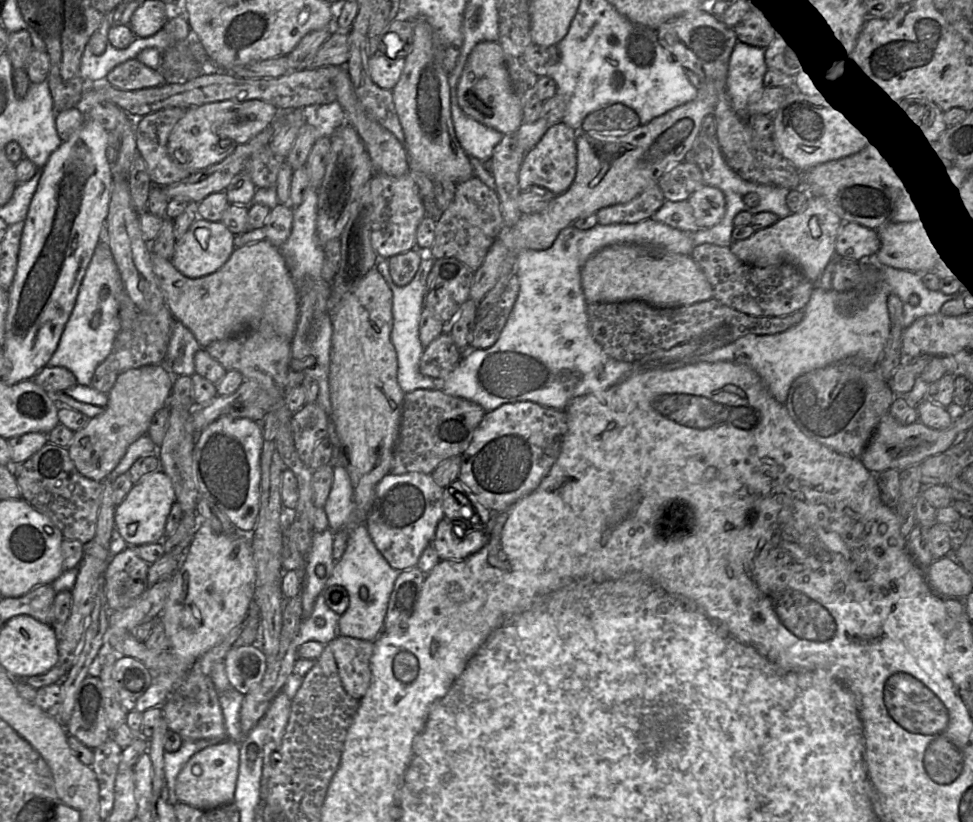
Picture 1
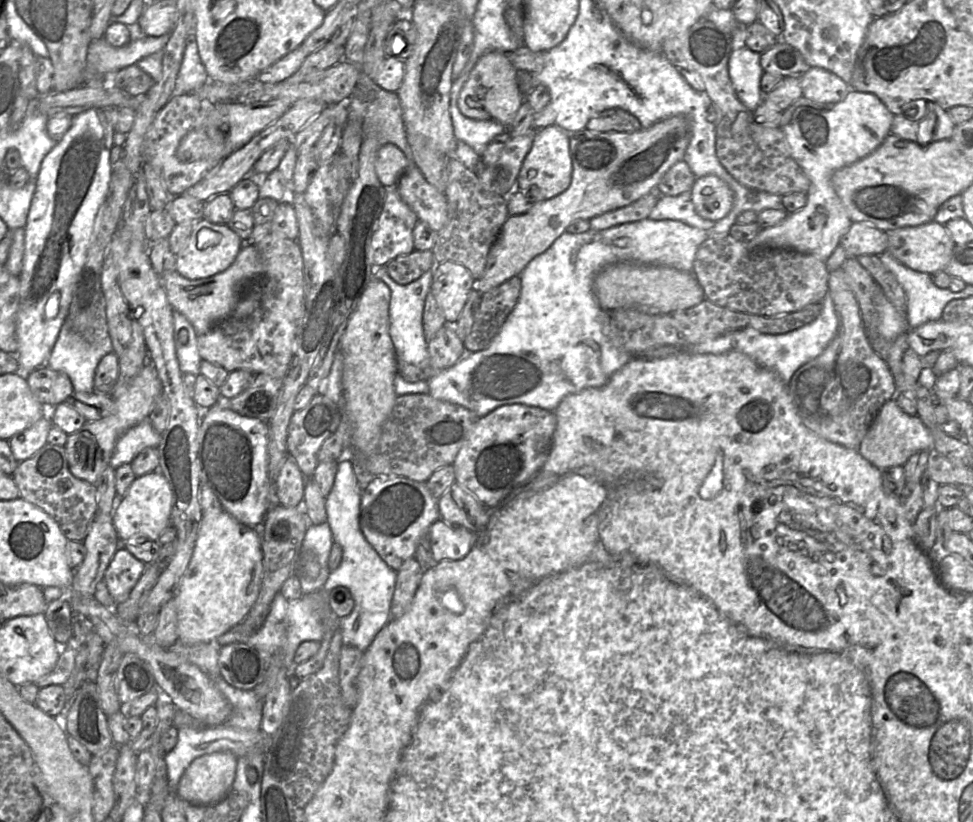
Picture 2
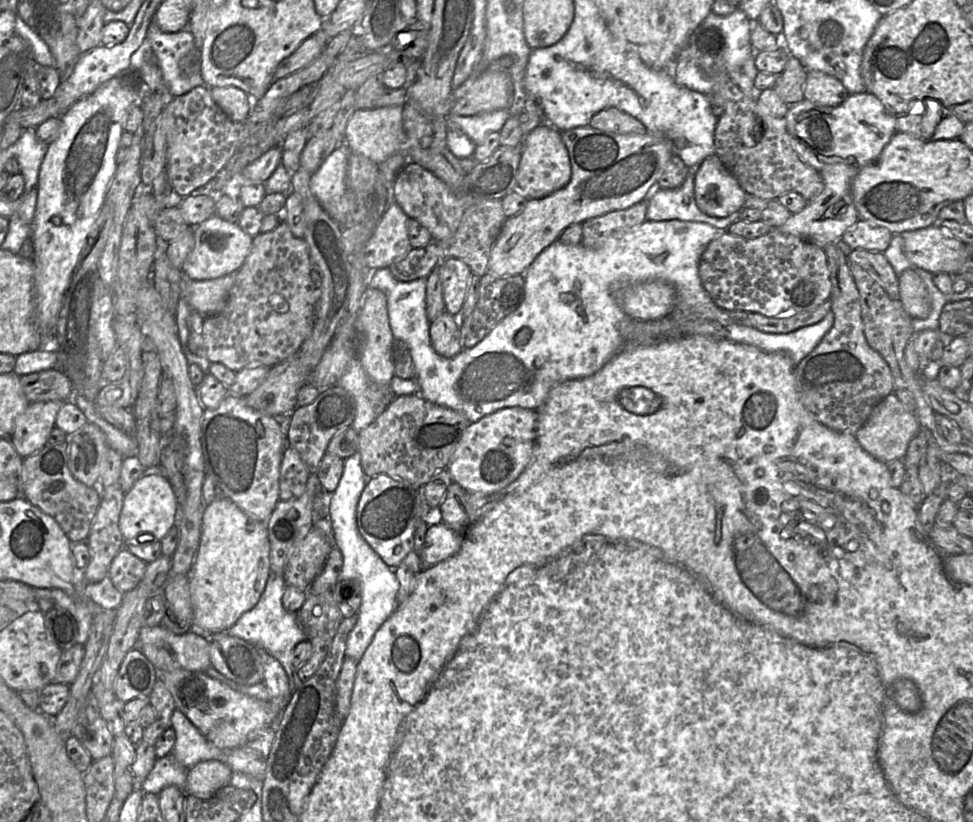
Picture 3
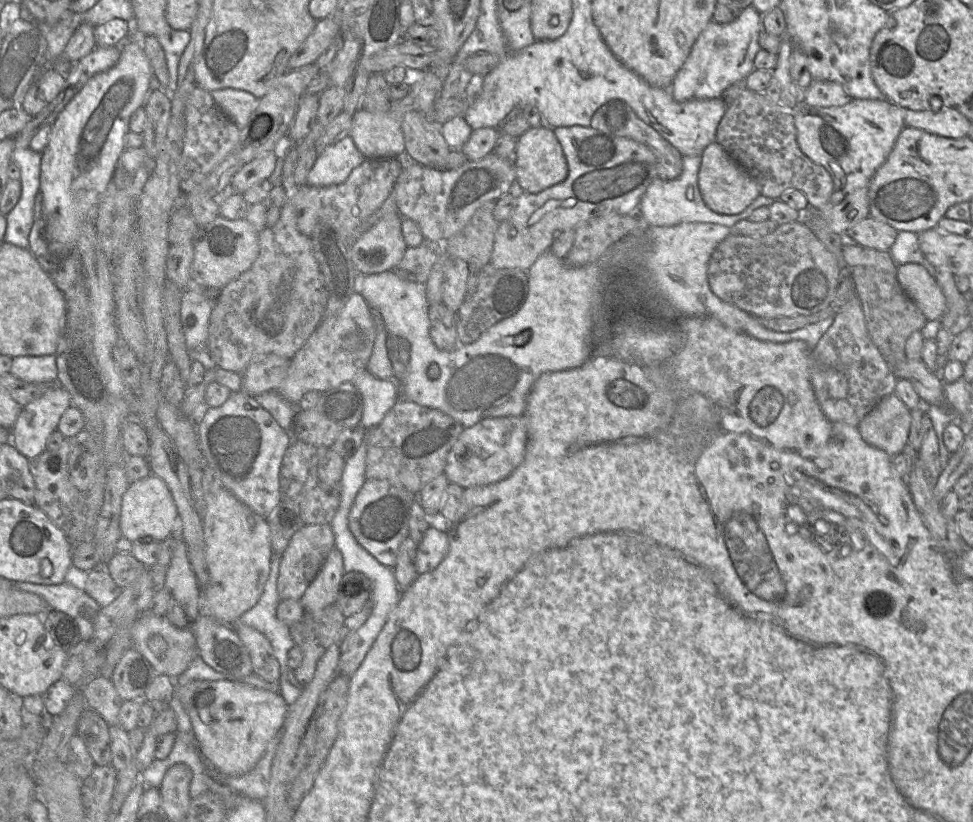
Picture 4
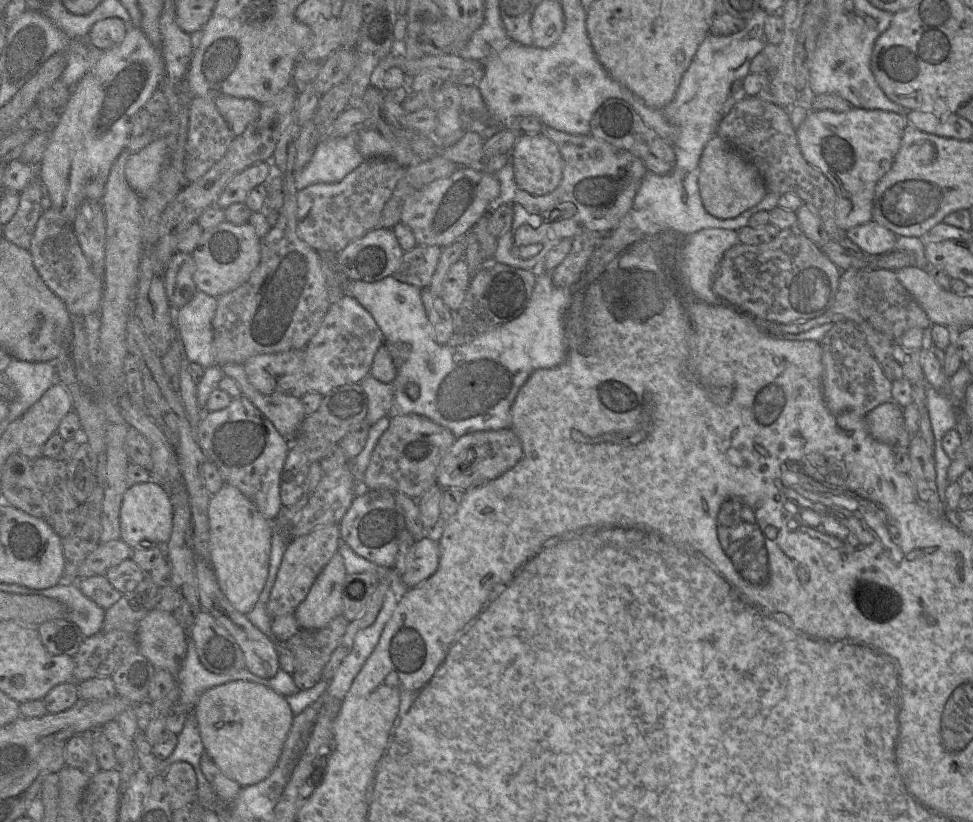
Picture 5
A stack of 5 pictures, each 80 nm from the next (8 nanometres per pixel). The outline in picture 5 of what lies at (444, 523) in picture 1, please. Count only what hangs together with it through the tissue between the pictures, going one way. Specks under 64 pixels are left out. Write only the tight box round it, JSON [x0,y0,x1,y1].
[400,536,440,588]

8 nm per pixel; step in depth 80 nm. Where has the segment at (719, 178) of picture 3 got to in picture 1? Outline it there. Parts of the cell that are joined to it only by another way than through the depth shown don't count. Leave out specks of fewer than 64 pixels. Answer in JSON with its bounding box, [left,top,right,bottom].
[688,184,725,228]

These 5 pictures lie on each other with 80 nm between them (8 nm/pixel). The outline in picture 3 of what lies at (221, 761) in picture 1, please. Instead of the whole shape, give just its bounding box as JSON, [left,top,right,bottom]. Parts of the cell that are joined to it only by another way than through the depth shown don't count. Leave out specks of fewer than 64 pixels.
[185,761,232,800]

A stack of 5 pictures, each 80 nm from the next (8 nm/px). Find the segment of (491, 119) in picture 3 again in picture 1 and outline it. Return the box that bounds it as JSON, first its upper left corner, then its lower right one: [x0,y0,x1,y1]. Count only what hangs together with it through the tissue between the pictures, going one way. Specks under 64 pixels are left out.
[450,90,504,161]

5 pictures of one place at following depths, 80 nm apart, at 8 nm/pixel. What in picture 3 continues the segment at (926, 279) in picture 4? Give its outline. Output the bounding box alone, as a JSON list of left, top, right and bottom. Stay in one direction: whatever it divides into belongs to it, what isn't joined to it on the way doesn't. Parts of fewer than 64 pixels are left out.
[899,267,932,319]

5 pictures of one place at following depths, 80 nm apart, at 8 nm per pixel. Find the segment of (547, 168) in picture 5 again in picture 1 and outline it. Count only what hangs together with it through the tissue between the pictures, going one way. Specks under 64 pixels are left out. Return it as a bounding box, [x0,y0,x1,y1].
[518,121,578,196]

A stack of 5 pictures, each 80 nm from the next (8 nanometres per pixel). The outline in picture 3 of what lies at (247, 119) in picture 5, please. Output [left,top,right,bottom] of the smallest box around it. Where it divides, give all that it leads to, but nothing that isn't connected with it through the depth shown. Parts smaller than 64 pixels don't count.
[210,86,254,122]

